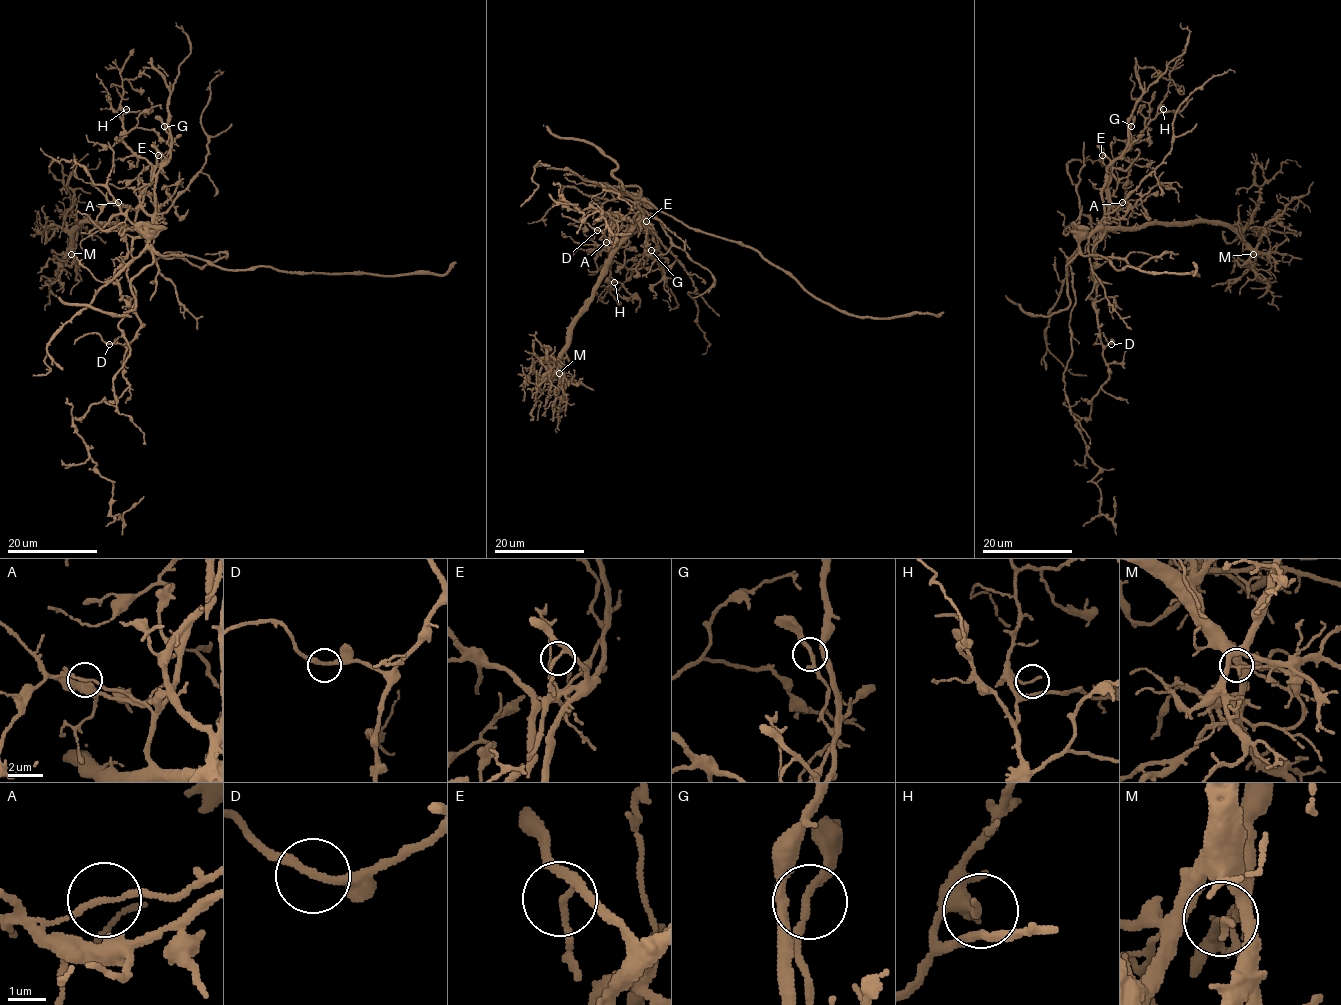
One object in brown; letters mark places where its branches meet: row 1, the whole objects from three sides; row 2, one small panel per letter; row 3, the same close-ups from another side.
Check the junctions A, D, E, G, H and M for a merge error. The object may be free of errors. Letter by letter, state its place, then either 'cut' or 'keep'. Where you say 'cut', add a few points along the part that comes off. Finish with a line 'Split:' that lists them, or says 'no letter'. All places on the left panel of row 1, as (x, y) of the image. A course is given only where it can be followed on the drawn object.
A: (118, 202) | cut | (119, 203), (151, 217), (115, 272), (140, 323), (129, 387), (73, 423), (113, 483), (111, 514), (143, 496)
D: (109, 344) | keep
E: (158, 155) | keep
G: (164, 126) | keep
H: (126, 109) | keep
M: (71, 254) | keep
Split: A

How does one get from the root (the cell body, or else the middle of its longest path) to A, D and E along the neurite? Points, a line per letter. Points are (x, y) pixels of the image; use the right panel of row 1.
A: (1095, 250), (1095, 241), (1106, 230), (1119, 224), (1117, 211), (1122, 203)
D: (1095, 250), (1091, 279), (1096, 289), (1098, 337), (1104, 345), (1111, 344)
E: (1095, 250), (1104, 215), (1102, 187), (1106, 168), (1102, 155)

